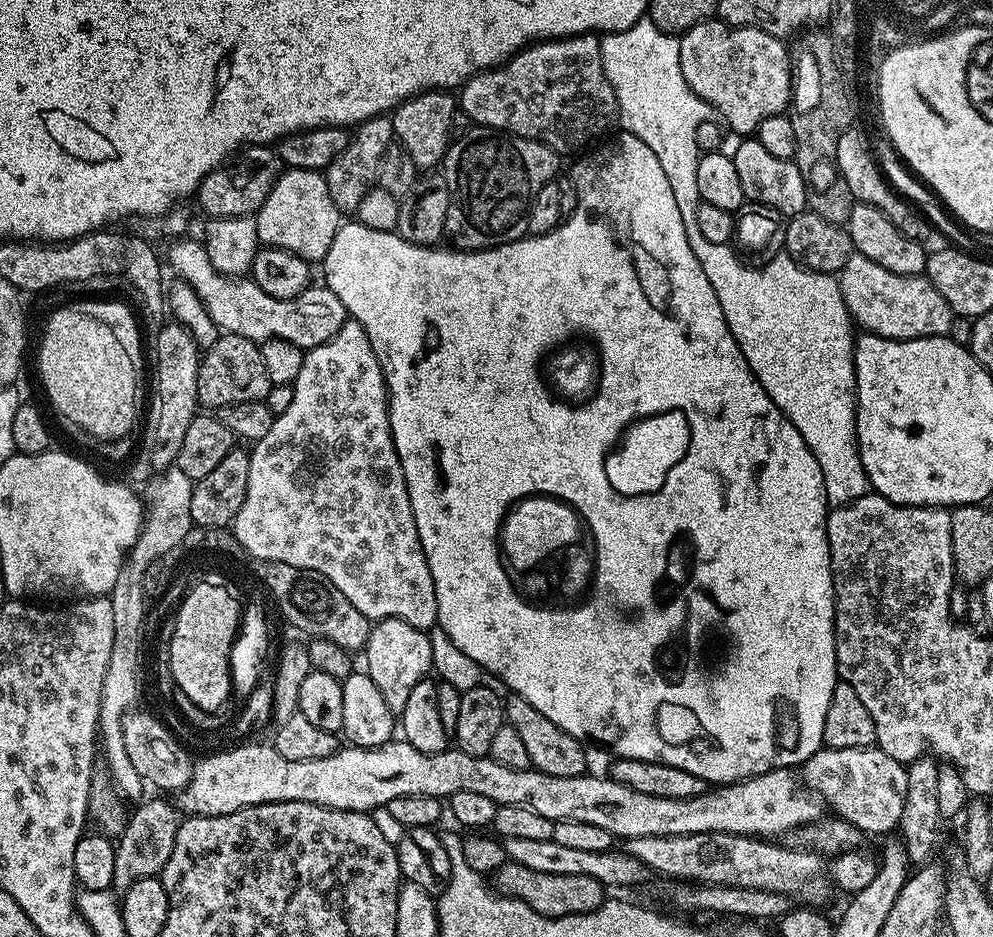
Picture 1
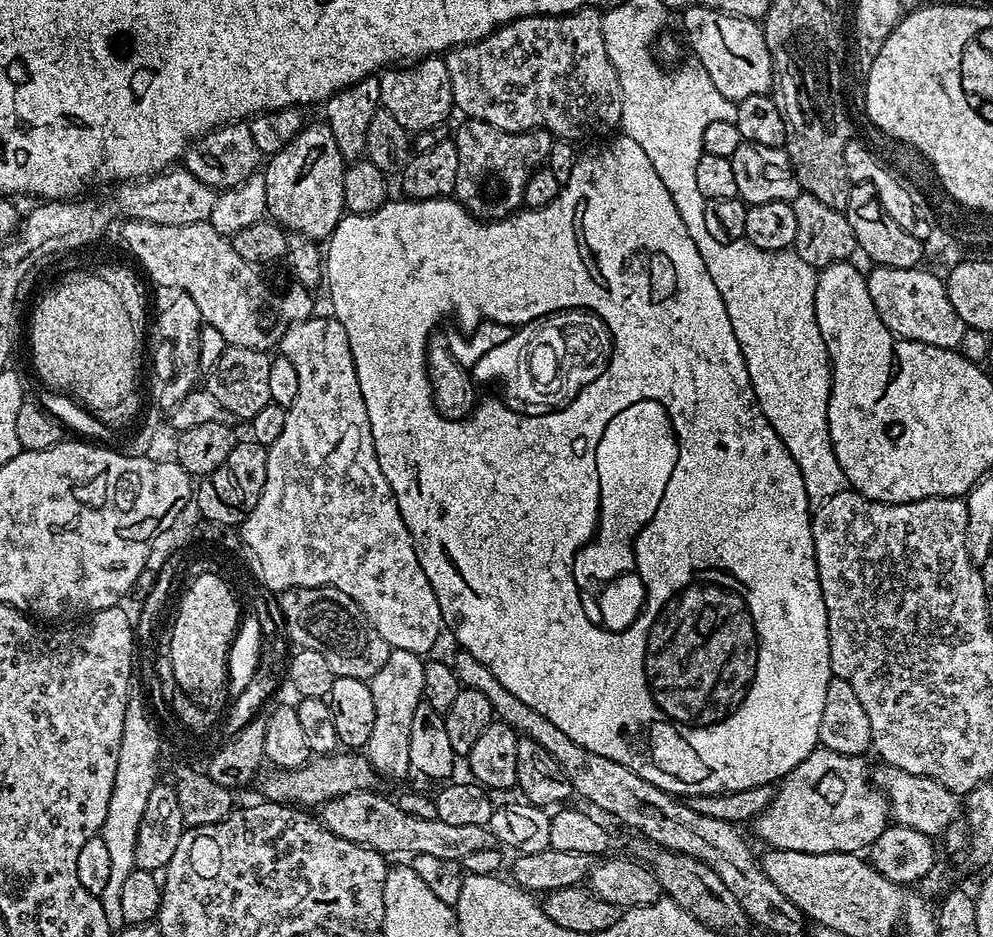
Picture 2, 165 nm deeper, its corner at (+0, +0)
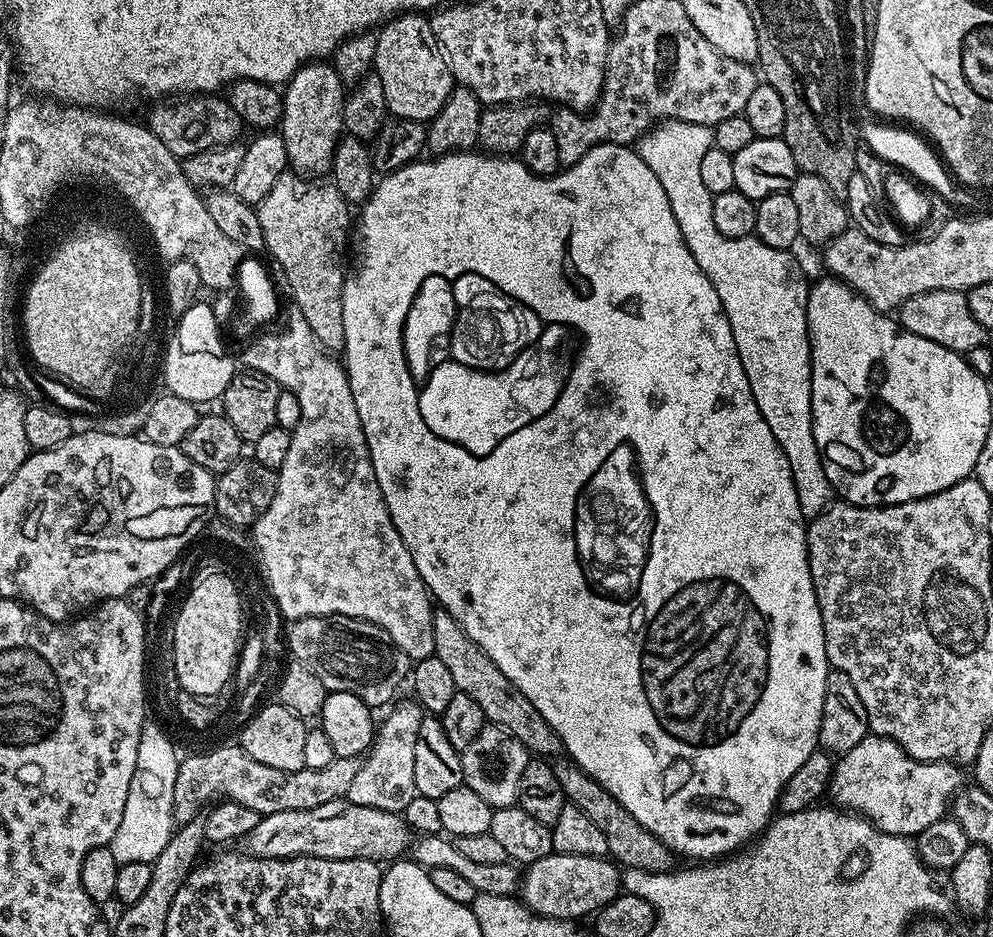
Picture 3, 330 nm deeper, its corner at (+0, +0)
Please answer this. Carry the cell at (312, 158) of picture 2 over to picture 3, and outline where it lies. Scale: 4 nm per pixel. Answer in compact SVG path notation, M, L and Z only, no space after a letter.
M328 62L303 64L283 85L284 109L278 133L284 139L288 168L305 178L320 178L332 167L336 141L344 132L344 98L346 85Z

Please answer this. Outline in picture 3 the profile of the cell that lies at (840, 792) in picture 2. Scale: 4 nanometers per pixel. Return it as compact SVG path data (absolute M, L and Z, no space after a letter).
M868 735L835 761L830 785L833 805L864 816L878 830L895 836L919 837L926 826L945 819L950 805L966 781L955 763L916 760L898 742Z

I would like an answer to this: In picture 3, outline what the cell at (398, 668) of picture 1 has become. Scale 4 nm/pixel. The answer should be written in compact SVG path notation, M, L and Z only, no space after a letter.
M415 702L398 704L391 709L393 712L384 721L382 719L379 721L376 738L372 741L372 747L360 765L358 775L354 777L354 783L350 786L346 799L358 806L372 806L374 810L402 814L406 810L406 806L410 806L410 798L418 795L414 786L414 746L418 742L418 726L426 713Z

